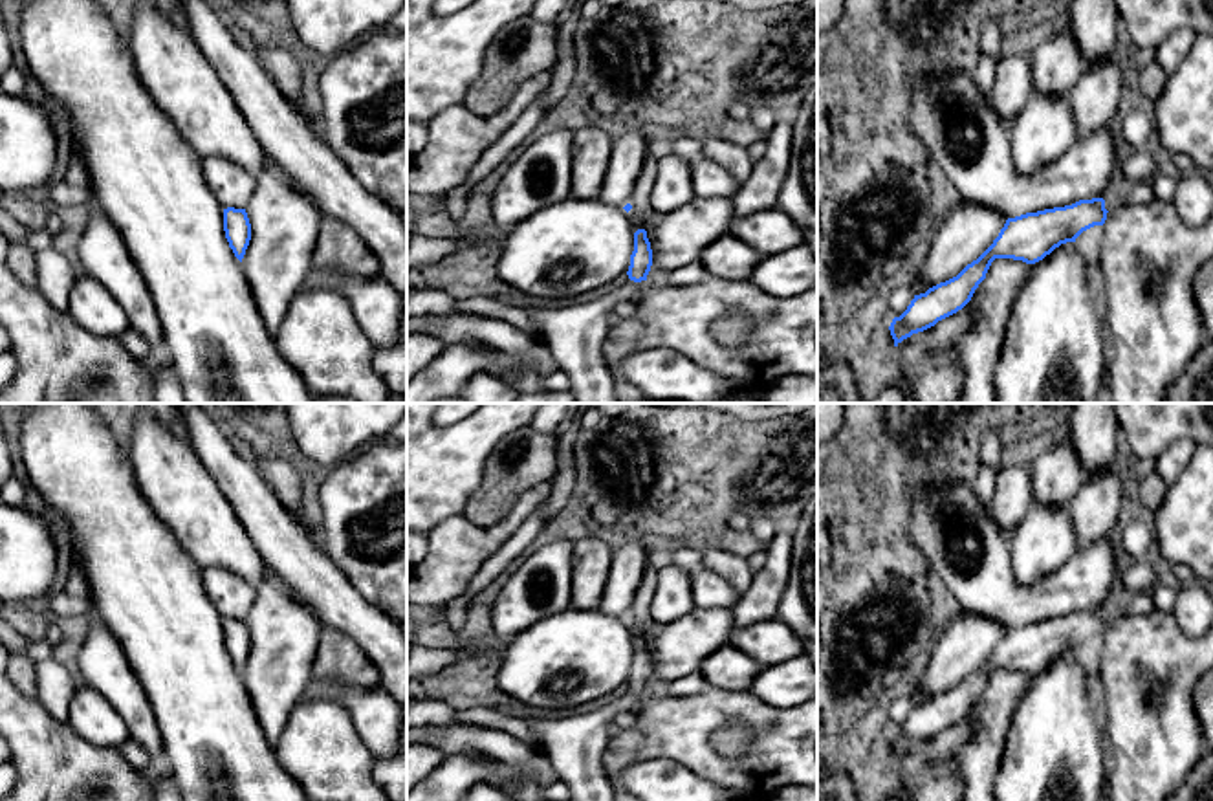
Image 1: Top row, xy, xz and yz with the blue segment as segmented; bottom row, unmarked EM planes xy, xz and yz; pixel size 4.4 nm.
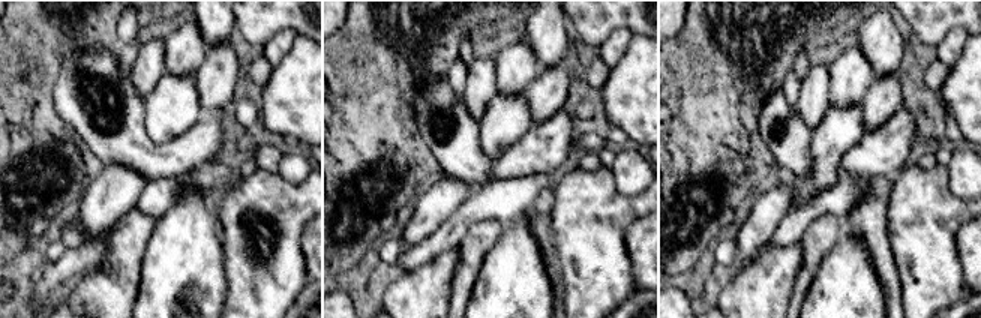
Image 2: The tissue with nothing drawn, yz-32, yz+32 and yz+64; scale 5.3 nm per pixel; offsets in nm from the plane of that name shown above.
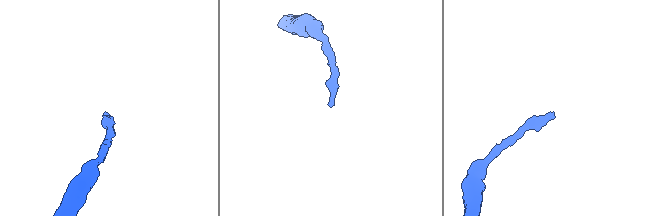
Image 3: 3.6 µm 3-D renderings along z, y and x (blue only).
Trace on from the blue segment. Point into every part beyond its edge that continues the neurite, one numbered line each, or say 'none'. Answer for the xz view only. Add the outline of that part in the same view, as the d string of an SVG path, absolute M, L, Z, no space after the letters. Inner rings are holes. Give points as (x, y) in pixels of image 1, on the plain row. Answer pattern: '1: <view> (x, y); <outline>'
1: xz (576, 745); M627 691L597 711L557 720L524 717L533 730L533 746L546 753L570 792L572 801L614 801L614 788L603 755L616 733L614 717L636 711L643 695Z

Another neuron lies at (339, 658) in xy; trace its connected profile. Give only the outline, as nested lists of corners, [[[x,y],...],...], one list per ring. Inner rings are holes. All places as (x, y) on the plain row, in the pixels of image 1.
[[[322,627],[313,664],[313,678],[337,680],[355,689],[381,684],[377,667],[344,632]]]

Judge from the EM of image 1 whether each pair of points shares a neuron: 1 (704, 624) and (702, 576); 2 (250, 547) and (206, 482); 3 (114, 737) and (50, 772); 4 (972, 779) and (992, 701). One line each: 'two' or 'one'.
1: two
2: one
3: two
4: one

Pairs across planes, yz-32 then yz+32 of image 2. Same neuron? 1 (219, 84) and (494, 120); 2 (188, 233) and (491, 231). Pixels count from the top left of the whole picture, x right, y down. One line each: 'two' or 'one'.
1: one
2: two

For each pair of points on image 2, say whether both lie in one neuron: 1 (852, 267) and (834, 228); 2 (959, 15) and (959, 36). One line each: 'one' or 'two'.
1: two
2: two

